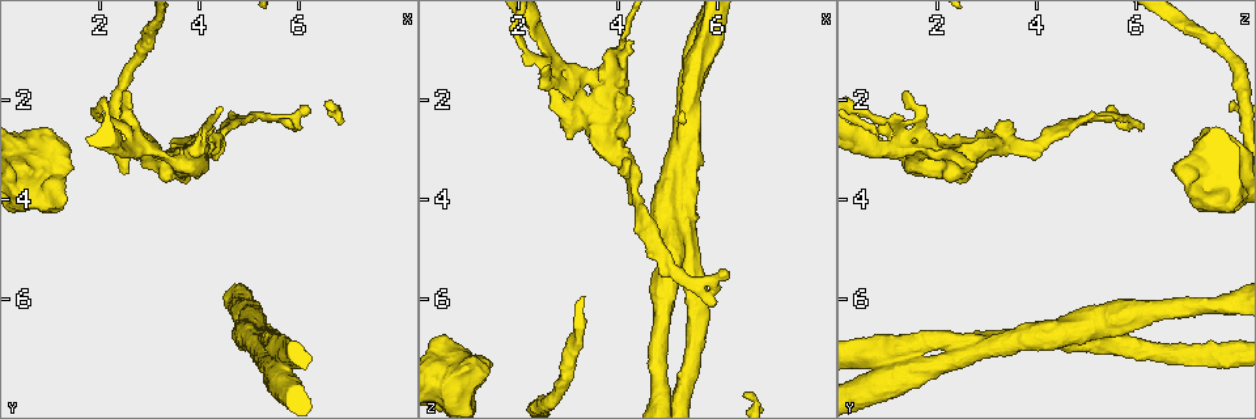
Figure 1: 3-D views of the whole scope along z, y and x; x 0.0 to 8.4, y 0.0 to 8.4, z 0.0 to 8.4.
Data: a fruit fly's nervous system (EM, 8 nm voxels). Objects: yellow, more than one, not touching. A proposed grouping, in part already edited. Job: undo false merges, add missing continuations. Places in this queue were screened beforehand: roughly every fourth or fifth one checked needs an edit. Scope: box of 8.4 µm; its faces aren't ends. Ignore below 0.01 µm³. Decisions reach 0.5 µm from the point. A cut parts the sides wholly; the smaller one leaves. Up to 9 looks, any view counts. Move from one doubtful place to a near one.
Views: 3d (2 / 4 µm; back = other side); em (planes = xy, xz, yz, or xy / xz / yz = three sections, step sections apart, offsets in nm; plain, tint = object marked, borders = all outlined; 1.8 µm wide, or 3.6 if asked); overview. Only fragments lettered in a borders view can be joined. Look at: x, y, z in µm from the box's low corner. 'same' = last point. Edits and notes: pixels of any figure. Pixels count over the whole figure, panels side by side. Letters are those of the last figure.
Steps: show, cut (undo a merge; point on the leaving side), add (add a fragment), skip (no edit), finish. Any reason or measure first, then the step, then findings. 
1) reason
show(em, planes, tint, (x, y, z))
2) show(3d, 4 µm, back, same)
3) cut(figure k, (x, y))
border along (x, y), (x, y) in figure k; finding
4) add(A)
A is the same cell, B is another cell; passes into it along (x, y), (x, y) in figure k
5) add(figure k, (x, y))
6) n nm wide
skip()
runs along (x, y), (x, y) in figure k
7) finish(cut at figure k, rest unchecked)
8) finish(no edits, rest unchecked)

four or more arms meet
show(em, planes, tint, (3.05, 2.95, 1.65))

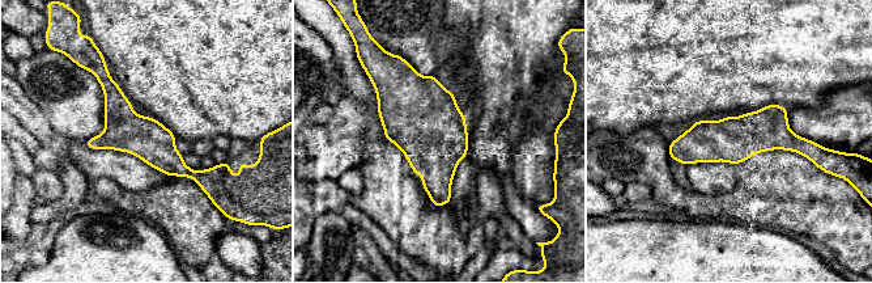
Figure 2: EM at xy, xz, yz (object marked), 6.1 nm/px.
what lies round it
show(em, planes, borders, same)

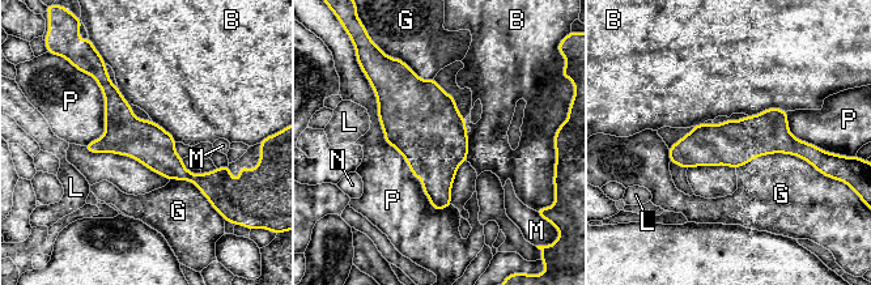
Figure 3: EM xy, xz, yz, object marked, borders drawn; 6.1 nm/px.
260 nm wide
skip()
B, G, L, M, N and P are other cells; border along (786, 110), (768, 107), (747, 115) in figure 3; one neuron here

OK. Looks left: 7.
arms part here
show(3d, 2 µm, (4.20, 2.90, 3.30))

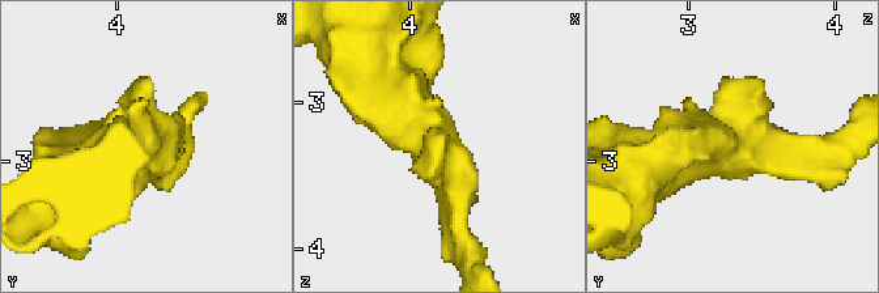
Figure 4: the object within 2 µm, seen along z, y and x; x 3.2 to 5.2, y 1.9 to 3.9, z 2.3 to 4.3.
shape alone is not enough
show(em, planes, borders, (4.20, 2.86, 3.32))

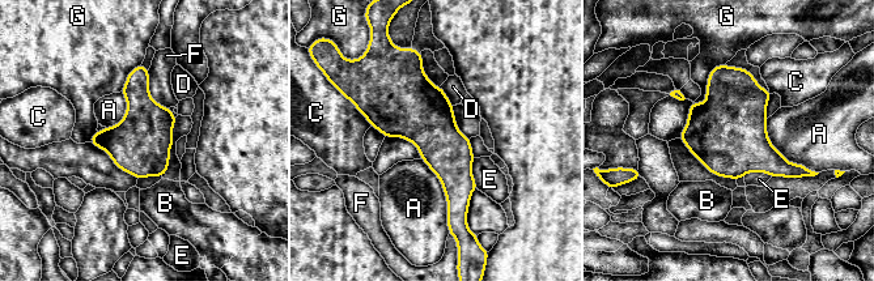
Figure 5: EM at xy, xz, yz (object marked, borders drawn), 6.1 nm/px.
skip()
A, B, C, D, E, F and G are other cells; border along (724, 64), (695, 102) in figure 5; all the same neuron

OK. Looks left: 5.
tapers out
show(em, yz, step 16, borders, (5.95, 2.65, 5.80))

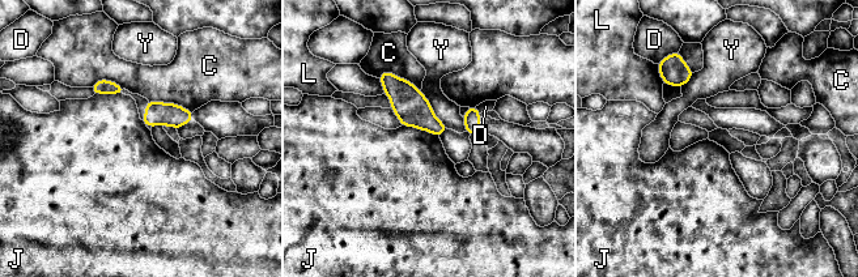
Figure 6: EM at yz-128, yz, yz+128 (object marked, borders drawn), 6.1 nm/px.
another direction
show(em, planes, borders, same)

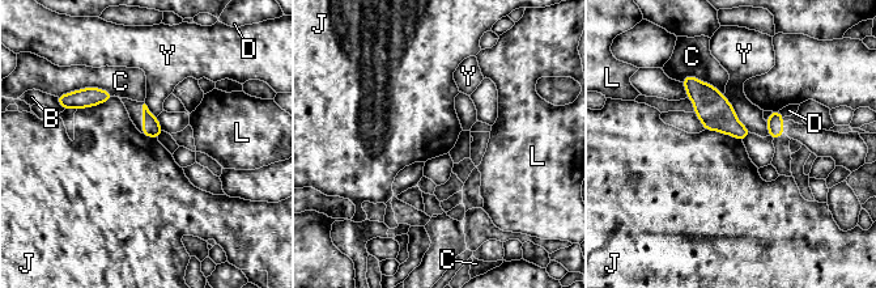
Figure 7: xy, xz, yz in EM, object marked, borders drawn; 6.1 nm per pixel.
Y touches over 300 nm
skip()
B, C, D, J, L and Y are other cells; border along (705, 128), (732, 135), (741, 142) in figure 7; none of them fits

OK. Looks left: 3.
three-way junction
show(3d, 4 µm, (5.10, 6.70, 4.65))

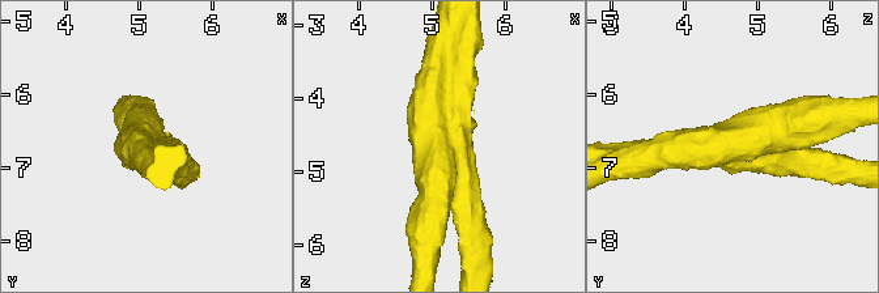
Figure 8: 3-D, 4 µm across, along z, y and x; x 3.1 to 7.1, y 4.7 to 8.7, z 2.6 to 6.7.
3 arms; arms of 360, 480, 500 nm
show(em, 3.6 µm, planes, borders, (5.15, 6.70, 4.70))

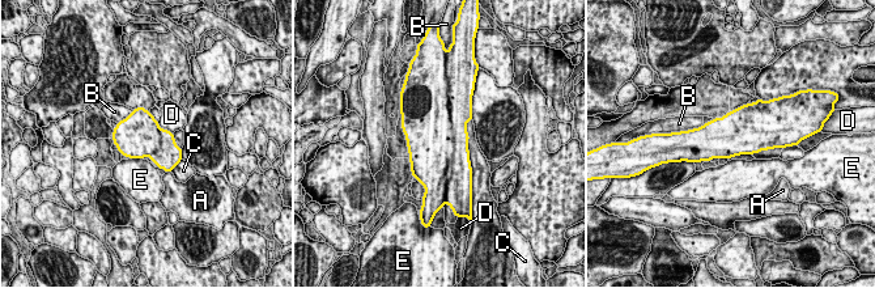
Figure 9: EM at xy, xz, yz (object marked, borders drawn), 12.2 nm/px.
B touches over 280 nm
cut(figure 9, (433, 147))
A, B, C, D and E are other cells; border along (449, 97), (453, 160), (446, 186) in figure 9; two neurons meet here

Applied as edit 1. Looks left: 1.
finish(cut at figure 9, rest unchecked)

